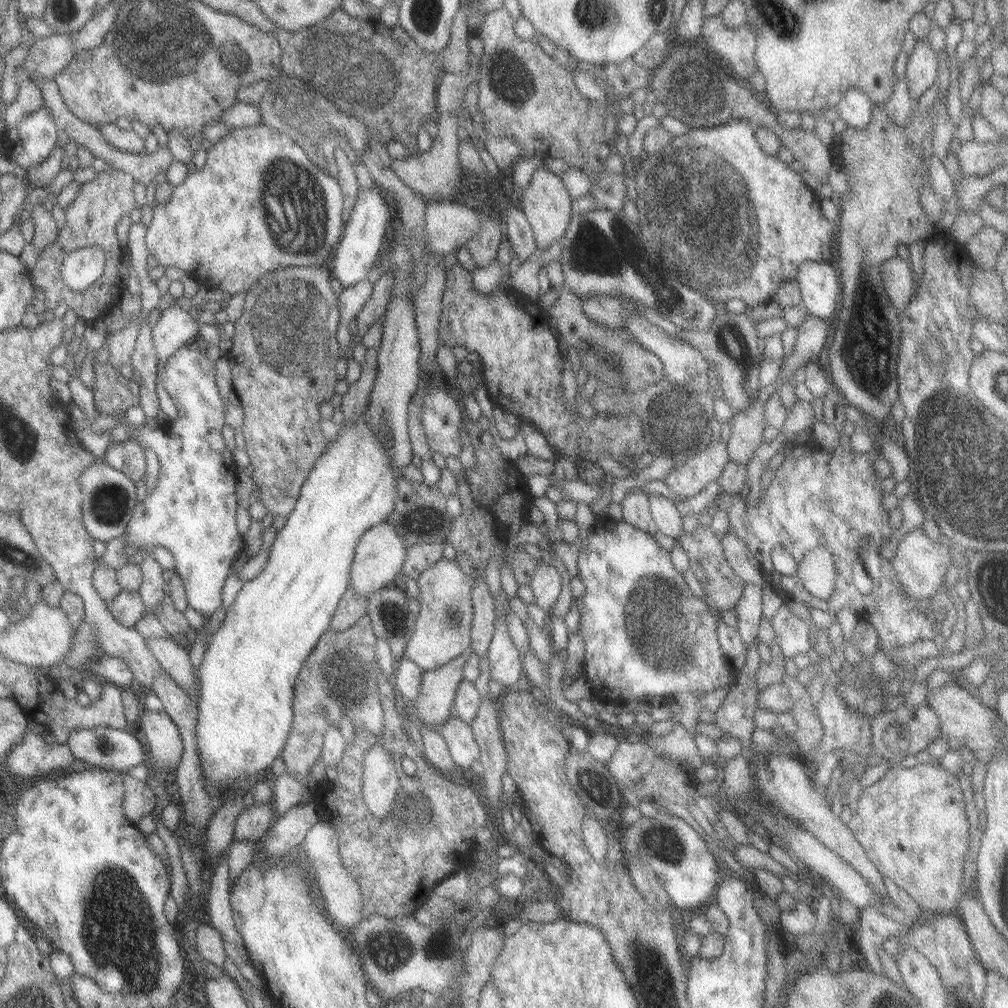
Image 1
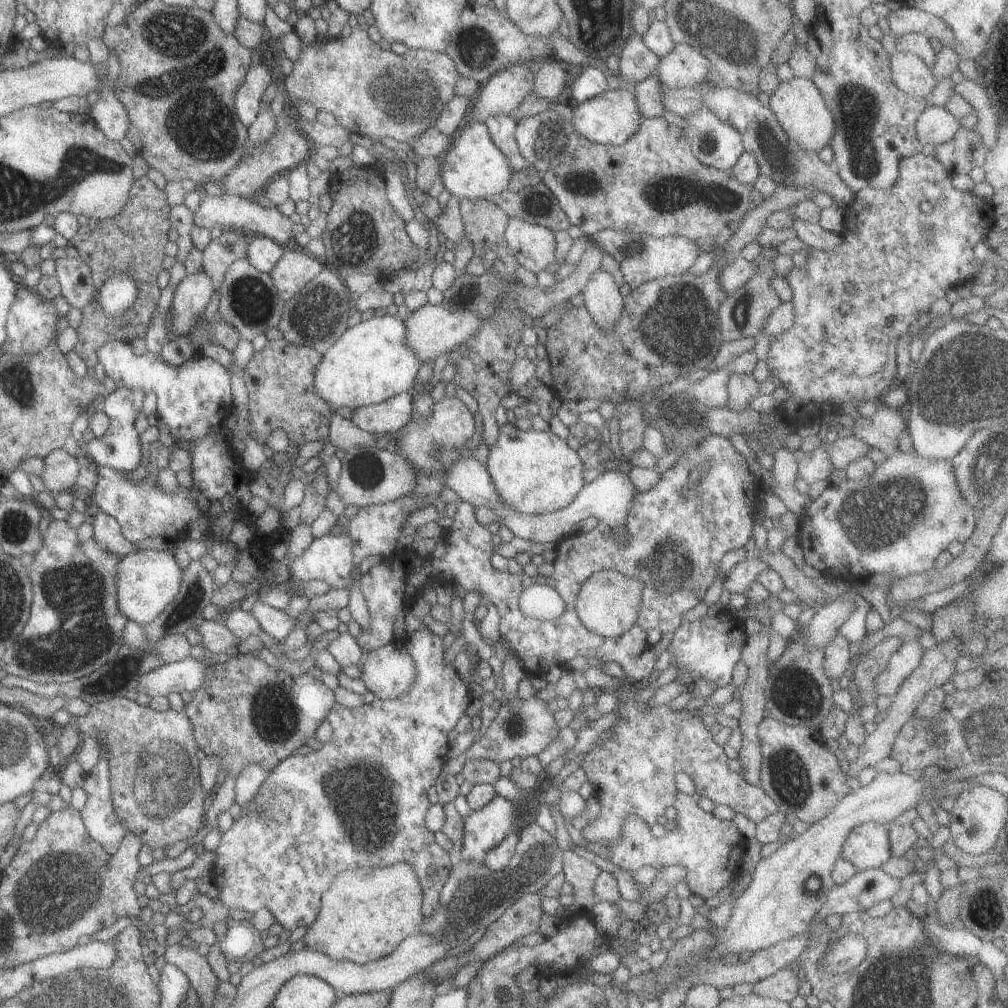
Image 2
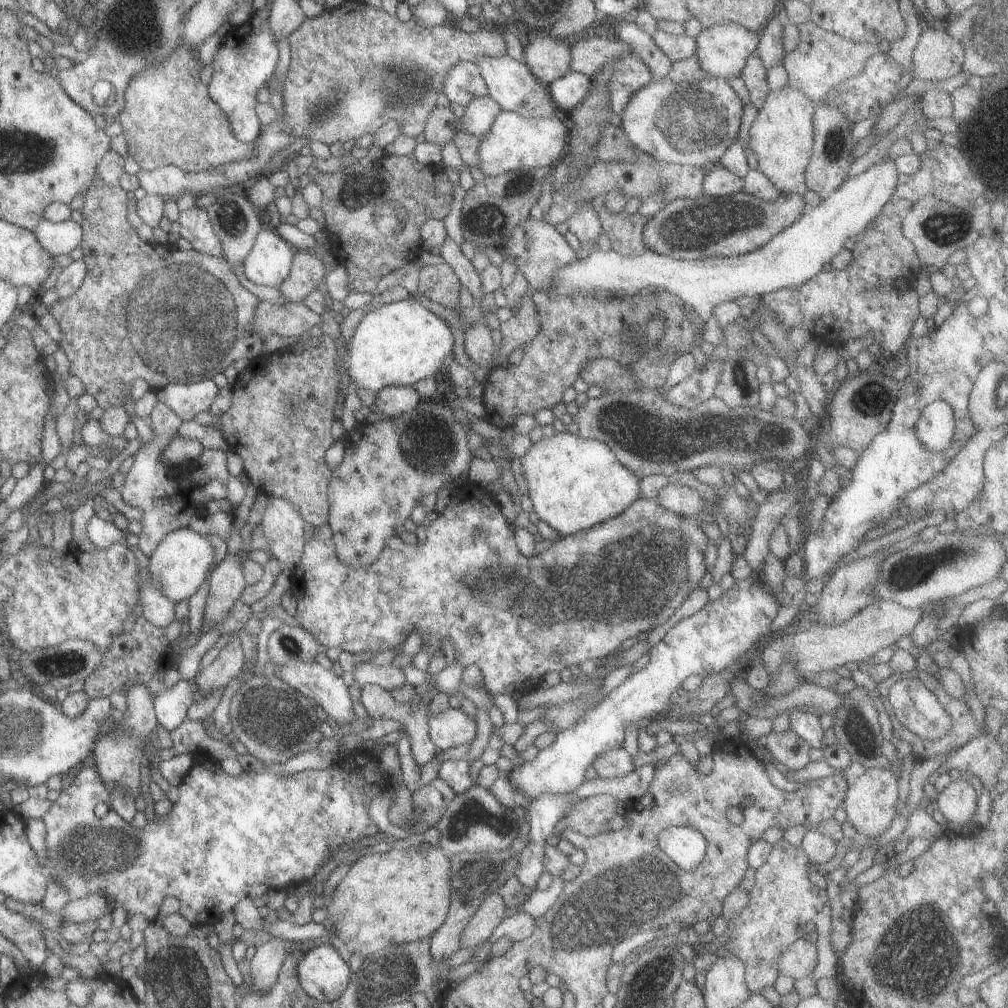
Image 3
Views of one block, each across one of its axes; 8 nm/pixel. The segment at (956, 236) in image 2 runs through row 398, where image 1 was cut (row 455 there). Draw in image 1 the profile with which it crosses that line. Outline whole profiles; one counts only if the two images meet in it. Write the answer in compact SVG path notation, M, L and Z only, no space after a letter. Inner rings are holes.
M839 445L833 450L818 450L818 452L801 452L799 446L794 446L791 453L784 459L782 466L776 469L775 478L769 482L765 490L760 491L759 500L751 506L745 503L745 499L739 494L730 495L720 491L716 503L712 501L711 506L723 510L727 516L728 532L735 534L735 538L743 541L751 556L760 564L760 570L765 582L775 585L779 590L785 590L792 598L801 601L804 605L819 610L833 610L837 612L842 608L848 608L857 616L858 622L869 626L877 633L877 645L883 645L883 652L892 656L892 652L903 644L911 644L913 640L933 639L937 633L932 628L930 620L926 619L918 611L918 603L904 596L904 592L897 588L890 561L879 558L877 550L879 546L889 542L889 537L894 532L887 525L887 513L881 507L882 492L879 488L880 481L874 475L873 462L879 454L875 446L869 453L855 453L851 450L845 452ZM823 547L831 554L836 577L831 594L821 600L811 596L793 576L782 576L771 564L770 554L772 549L781 548L790 554L797 564L805 555L805 552Z

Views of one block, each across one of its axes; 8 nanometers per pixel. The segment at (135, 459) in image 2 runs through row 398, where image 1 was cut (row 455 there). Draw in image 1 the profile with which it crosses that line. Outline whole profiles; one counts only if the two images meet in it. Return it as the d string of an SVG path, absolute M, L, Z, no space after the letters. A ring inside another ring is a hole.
M135 442L108 444L103 455L104 463L127 476L134 484L145 476L145 456Z

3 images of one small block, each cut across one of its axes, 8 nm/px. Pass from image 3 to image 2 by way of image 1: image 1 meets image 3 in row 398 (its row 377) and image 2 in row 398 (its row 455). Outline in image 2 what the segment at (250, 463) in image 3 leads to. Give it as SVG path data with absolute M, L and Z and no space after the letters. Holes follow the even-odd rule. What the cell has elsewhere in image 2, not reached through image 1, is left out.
M283 338L267 340L265 346L254 352L240 376L247 391L248 431L250 437L261 447L270 433L283 430L289 444L301 447L307 442L319 440L327 443L330 408L314 393L314 368L321 361L321 354L304 345L287 343Z

